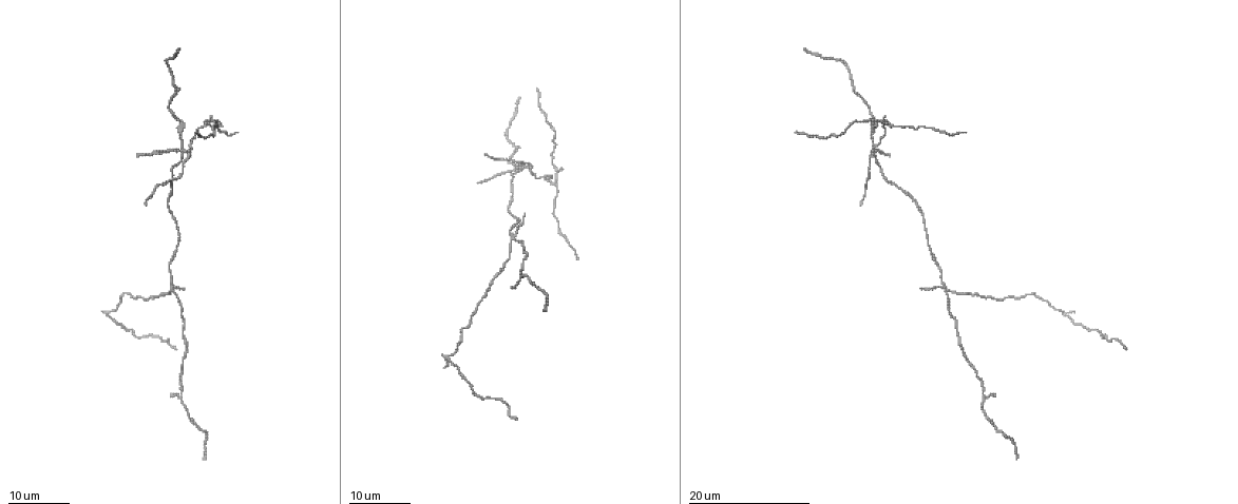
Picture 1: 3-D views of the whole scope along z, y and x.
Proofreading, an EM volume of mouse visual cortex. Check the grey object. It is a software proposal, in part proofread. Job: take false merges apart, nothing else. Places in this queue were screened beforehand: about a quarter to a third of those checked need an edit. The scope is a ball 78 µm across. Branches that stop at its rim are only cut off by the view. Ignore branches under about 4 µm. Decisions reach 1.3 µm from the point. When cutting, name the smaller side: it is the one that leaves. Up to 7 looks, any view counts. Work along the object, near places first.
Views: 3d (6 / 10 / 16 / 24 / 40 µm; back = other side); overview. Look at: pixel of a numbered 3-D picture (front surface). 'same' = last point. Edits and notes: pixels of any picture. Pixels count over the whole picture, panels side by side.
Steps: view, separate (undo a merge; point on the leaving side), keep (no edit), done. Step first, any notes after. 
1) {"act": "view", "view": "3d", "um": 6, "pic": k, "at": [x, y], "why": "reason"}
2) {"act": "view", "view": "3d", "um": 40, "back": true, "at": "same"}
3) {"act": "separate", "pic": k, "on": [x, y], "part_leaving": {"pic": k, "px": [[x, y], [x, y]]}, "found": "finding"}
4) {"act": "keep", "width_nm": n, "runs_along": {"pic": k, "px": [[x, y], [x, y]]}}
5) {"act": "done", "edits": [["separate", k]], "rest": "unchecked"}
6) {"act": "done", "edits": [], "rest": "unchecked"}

{"act": "view", "view": "3d", "um": 16, "pic": 1, "at": [171, 290], "why": "four arms meet"}

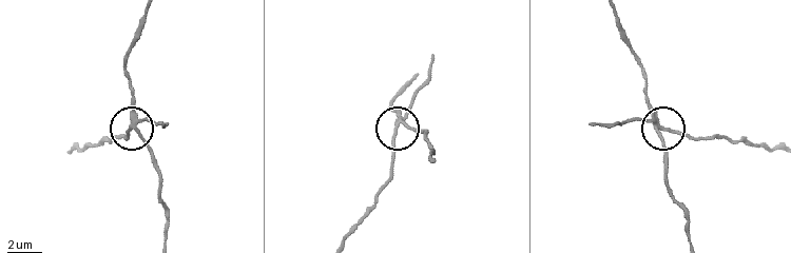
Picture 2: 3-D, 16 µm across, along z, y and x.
{"act": "view", "view": "3d", "um": 10, "pic": 2, "at": [135, 129]}

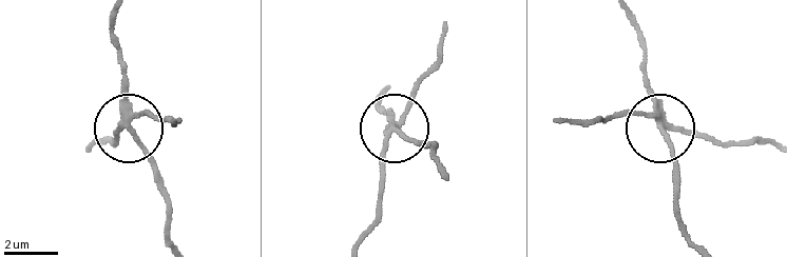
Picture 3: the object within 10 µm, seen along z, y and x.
{"act": "view", "view": "3d", "um": 10, "back": true, "pic": 3, "at": [393, 131], "why": "from behind"}

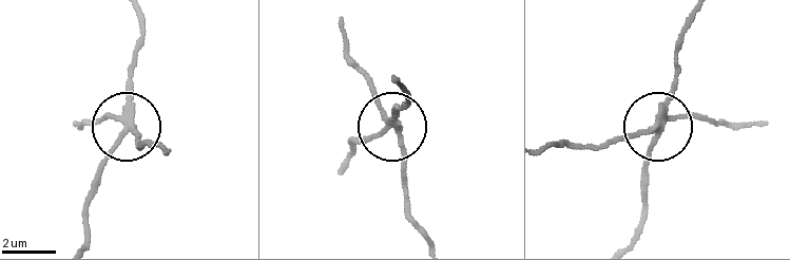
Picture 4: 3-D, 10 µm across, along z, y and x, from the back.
{"act": "separate", "pic": 4, "on": [136, 140], "side_arm_um": 36, "arms": 4, "found": "a second neuron is stuck on"}

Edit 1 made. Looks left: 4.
{"act": "view", "view": "overview"}

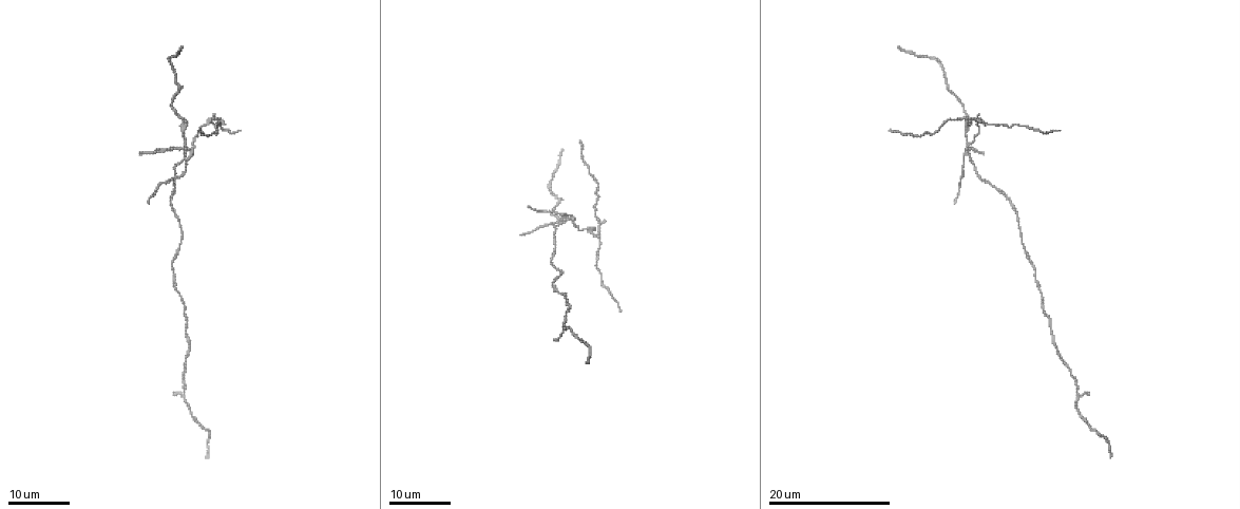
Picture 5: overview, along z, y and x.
{"act": "view", "view": "3d", "um": 24, "pic": 5, "at": [1076, 390]}

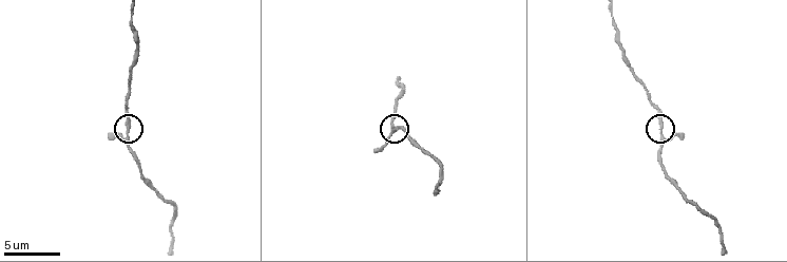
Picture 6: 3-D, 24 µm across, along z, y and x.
{"act": "view", "view": "3d", "um": 10, "pic": 6, "at": [129, 130]}

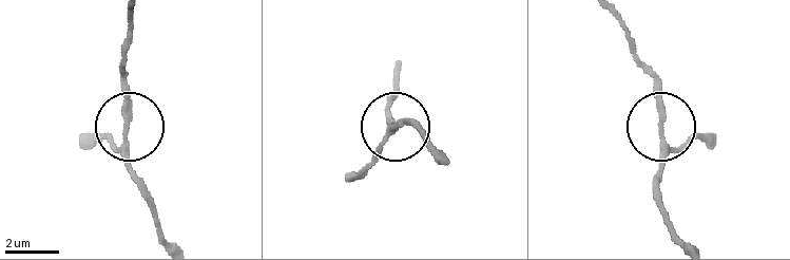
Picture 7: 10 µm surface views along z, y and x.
{"act": "keep", "arms": 3, "runs_along": {"pic": 7, "px": [[133, 16], [127, 51], [127, 166], [140, 191]]}, "found": "one neuron here"}

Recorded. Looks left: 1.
{"act": "done", "edits": [["separate", 4]], "rest": "unchecked"}

